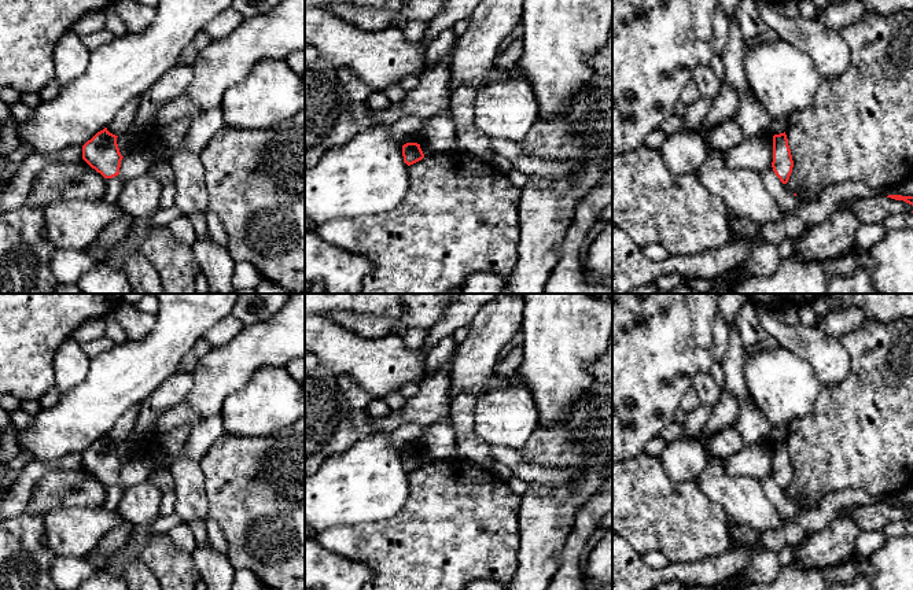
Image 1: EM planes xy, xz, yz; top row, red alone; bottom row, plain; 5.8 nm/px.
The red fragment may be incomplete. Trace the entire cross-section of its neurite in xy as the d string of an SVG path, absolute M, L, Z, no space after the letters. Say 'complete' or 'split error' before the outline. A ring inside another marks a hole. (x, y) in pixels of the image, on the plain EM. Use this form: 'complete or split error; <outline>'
complete; M104 435L82 453L82 467L104 486L119 482L124 464L119 460L117 445Z

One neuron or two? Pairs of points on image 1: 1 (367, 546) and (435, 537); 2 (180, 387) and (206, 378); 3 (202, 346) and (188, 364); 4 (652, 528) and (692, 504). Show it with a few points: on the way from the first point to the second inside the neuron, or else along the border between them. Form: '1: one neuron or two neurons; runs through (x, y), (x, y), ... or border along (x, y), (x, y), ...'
1: one neuron; runs through (383, 546), (419, 548)
2: two neurons; border along (192, 373), (192, 388), (184, 398)
3: one neuron; runs through (198, 350), (191, 360)
4: one neuron; runs through (662, 519), (678, 517), (683, 513)

